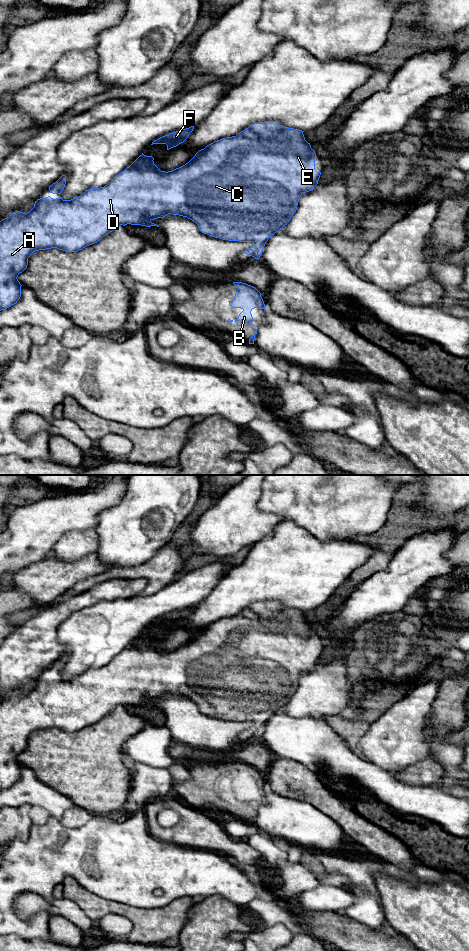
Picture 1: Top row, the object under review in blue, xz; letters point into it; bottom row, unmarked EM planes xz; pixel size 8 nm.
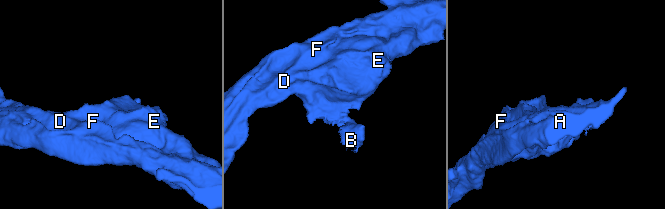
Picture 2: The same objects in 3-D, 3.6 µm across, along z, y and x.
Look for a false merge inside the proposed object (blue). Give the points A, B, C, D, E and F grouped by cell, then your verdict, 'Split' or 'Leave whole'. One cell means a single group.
Groups: A B C D E F. Leave whole

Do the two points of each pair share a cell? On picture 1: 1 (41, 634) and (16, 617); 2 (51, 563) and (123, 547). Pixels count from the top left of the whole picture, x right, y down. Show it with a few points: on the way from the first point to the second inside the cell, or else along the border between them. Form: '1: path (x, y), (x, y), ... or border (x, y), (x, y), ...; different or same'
1: border (37, 606), (38, 610), (13, 631); different
2: border (96, 552), (99, 559), (110, 567); different

